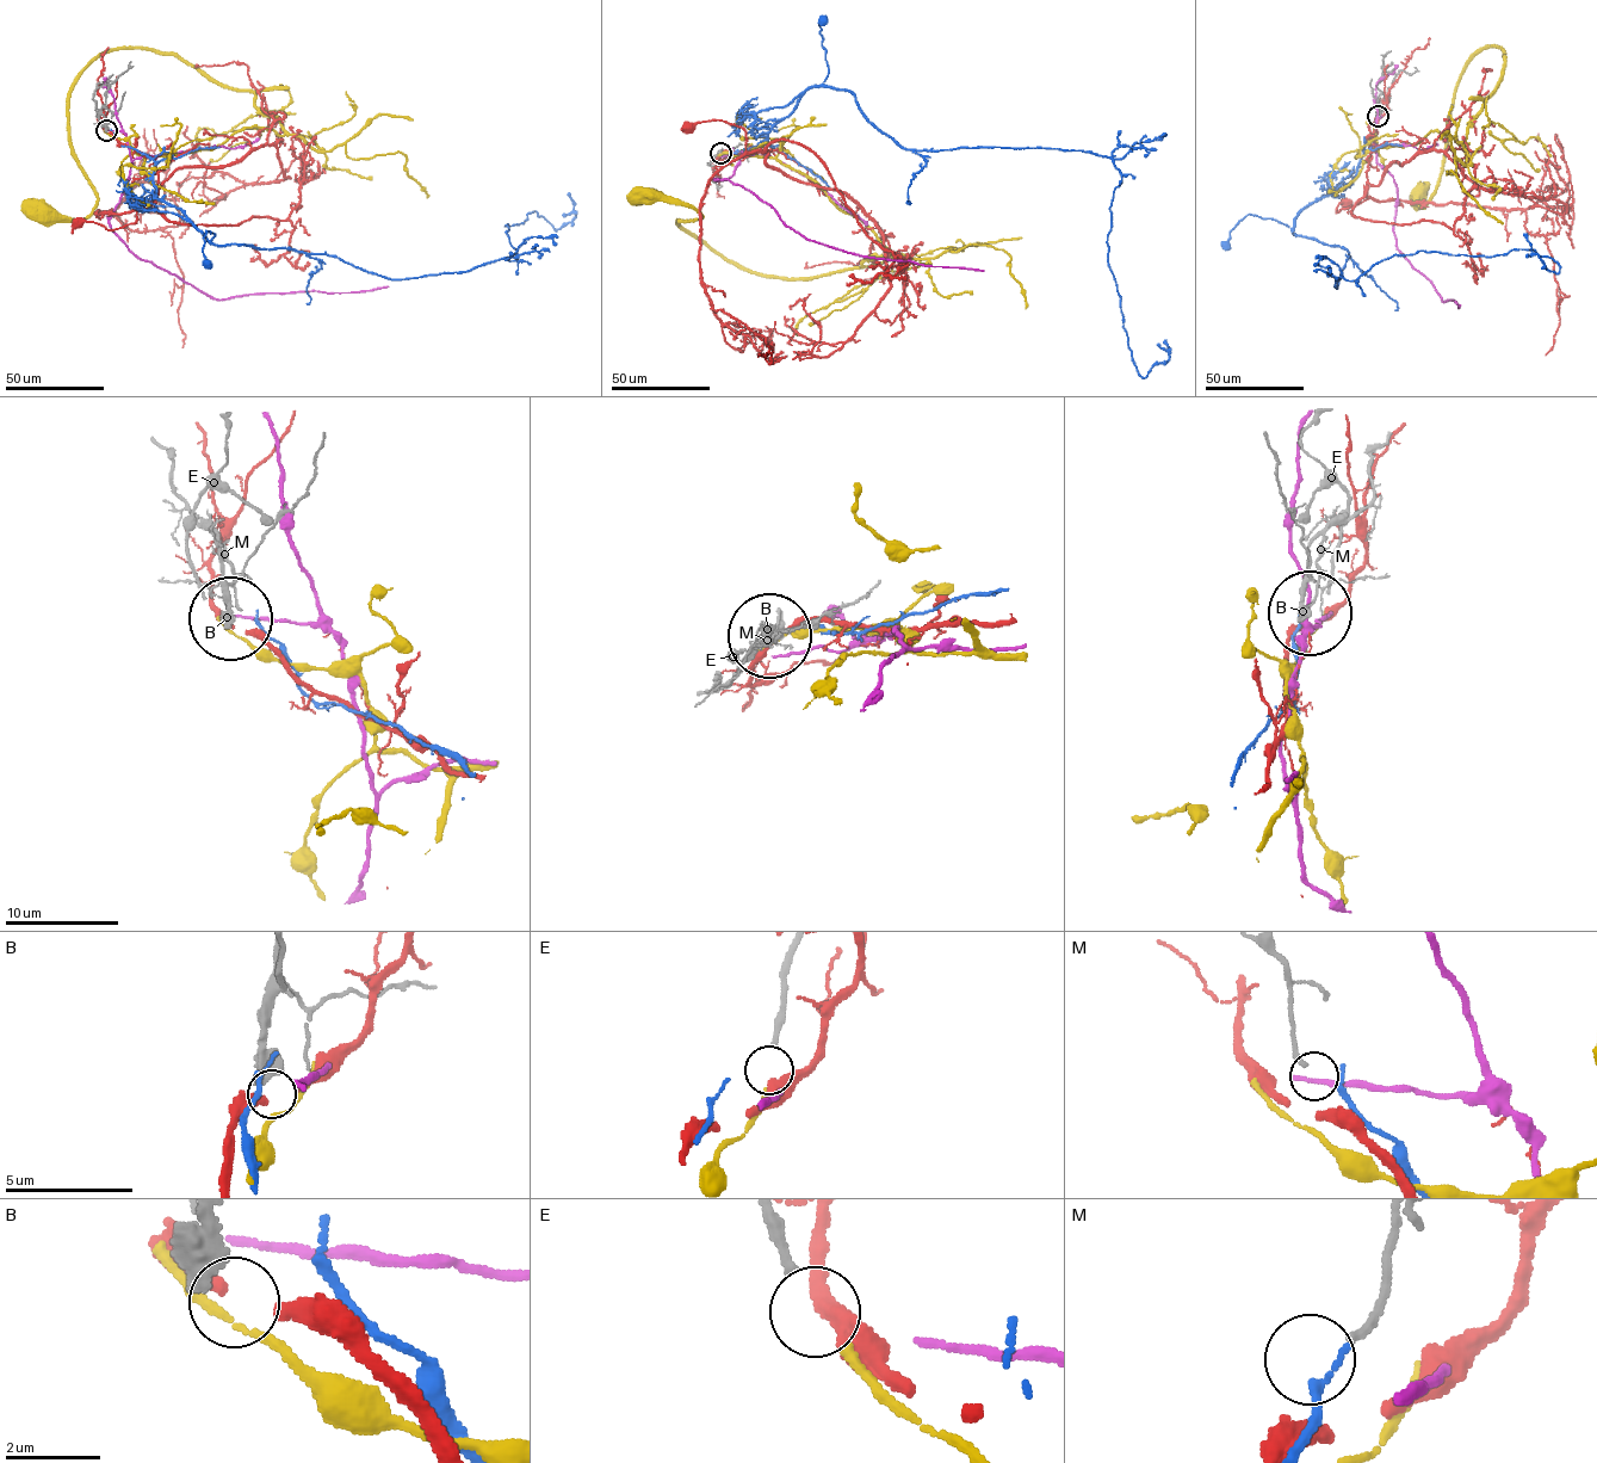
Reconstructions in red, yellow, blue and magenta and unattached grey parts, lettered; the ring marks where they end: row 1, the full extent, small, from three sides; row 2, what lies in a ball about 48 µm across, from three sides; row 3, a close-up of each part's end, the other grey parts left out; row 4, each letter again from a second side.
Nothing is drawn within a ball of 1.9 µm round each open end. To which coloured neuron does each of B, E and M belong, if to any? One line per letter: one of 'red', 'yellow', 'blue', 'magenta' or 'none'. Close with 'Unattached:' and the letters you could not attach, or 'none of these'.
B: none
E: yellow
M: blue
Unattached: B

